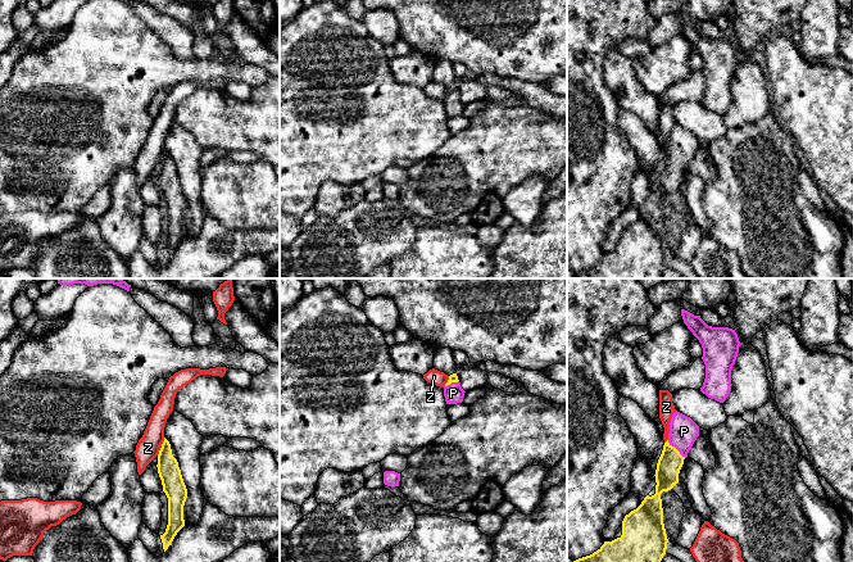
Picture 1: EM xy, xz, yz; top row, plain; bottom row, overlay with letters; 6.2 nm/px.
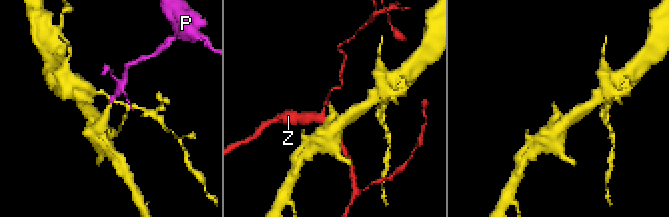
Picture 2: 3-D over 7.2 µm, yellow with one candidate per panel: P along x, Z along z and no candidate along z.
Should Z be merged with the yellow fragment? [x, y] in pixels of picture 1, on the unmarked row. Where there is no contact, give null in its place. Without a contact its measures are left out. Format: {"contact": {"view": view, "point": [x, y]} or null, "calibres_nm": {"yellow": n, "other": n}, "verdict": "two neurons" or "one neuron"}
{"contact": {"view": "xy", "point": [162, 159]}, "calibres_nm": {"yellow": 140, "other": 150}, "verdict": "two neurons"}

